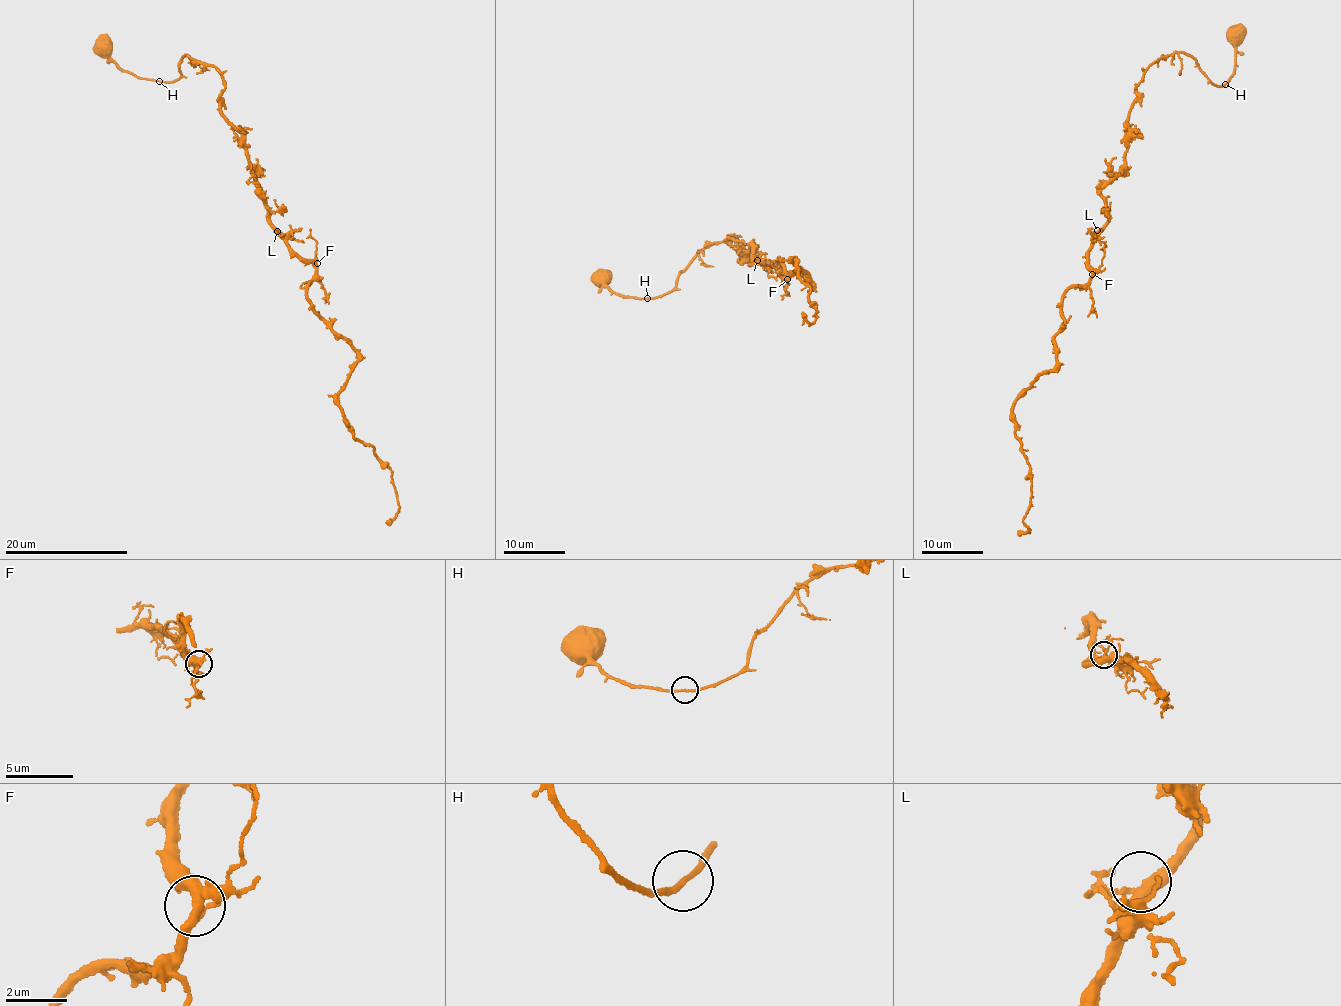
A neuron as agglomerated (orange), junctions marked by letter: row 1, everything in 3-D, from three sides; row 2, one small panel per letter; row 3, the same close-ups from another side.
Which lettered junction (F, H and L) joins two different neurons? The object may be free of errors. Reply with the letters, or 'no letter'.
no letter

